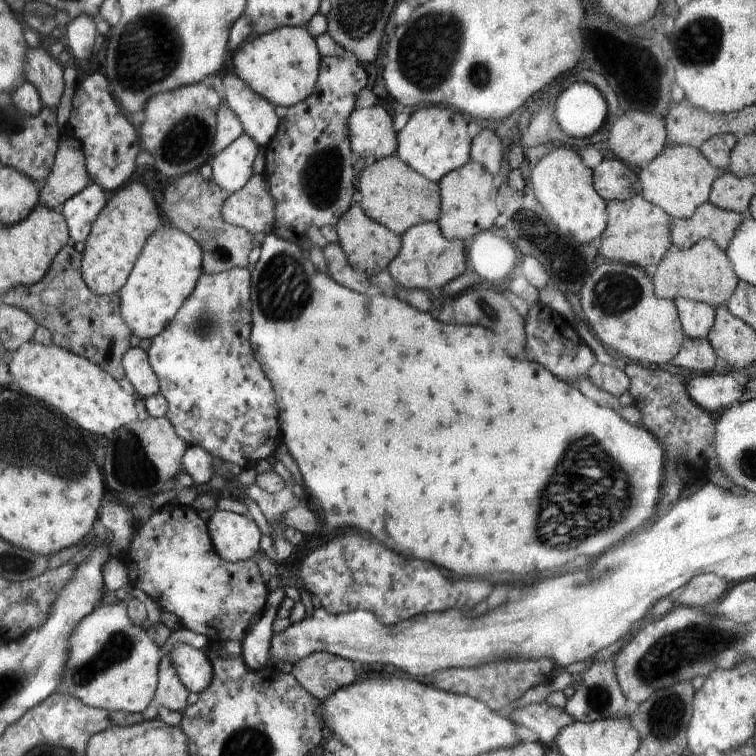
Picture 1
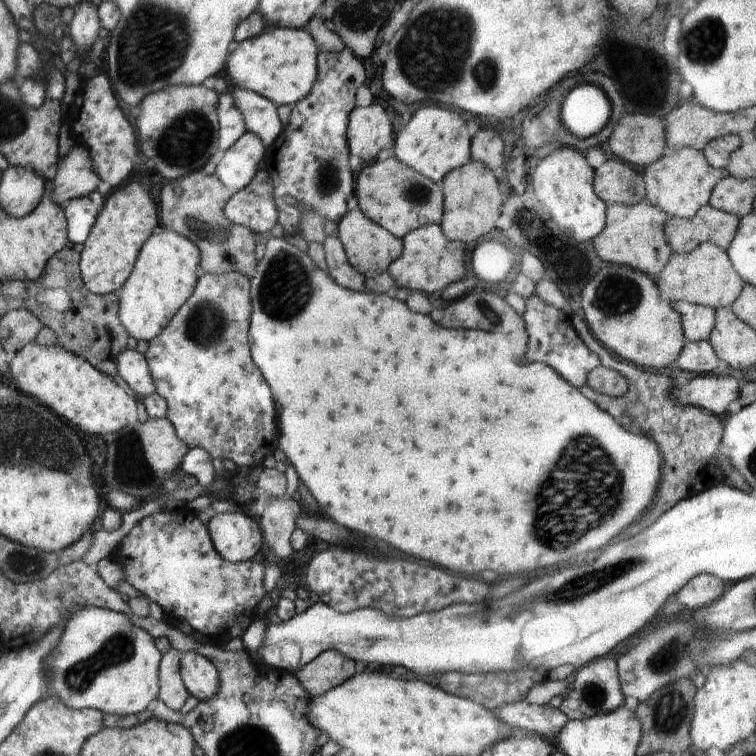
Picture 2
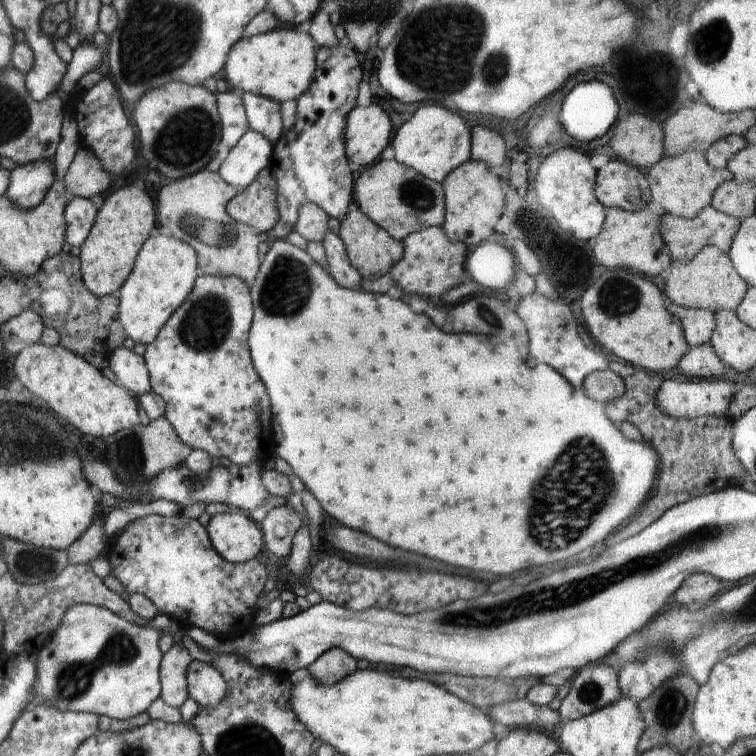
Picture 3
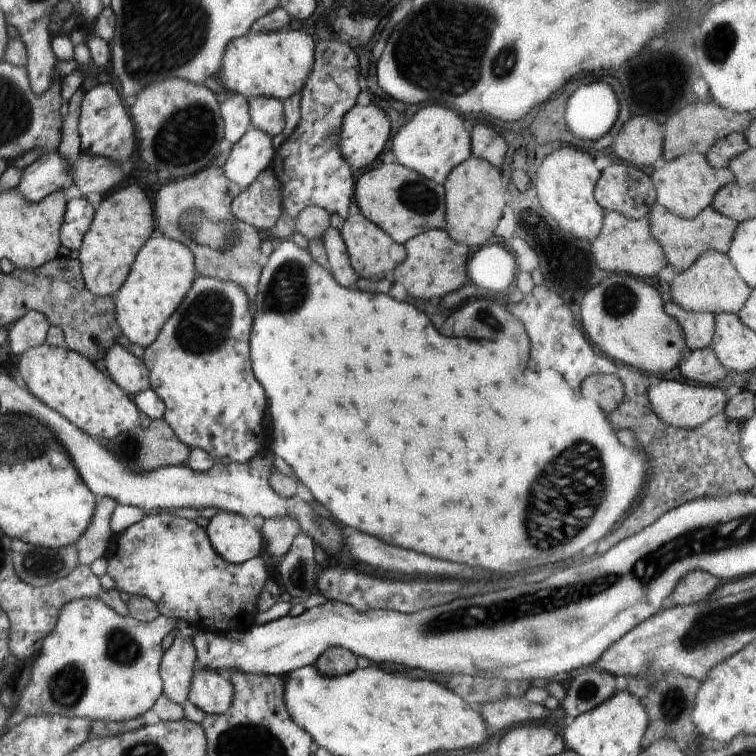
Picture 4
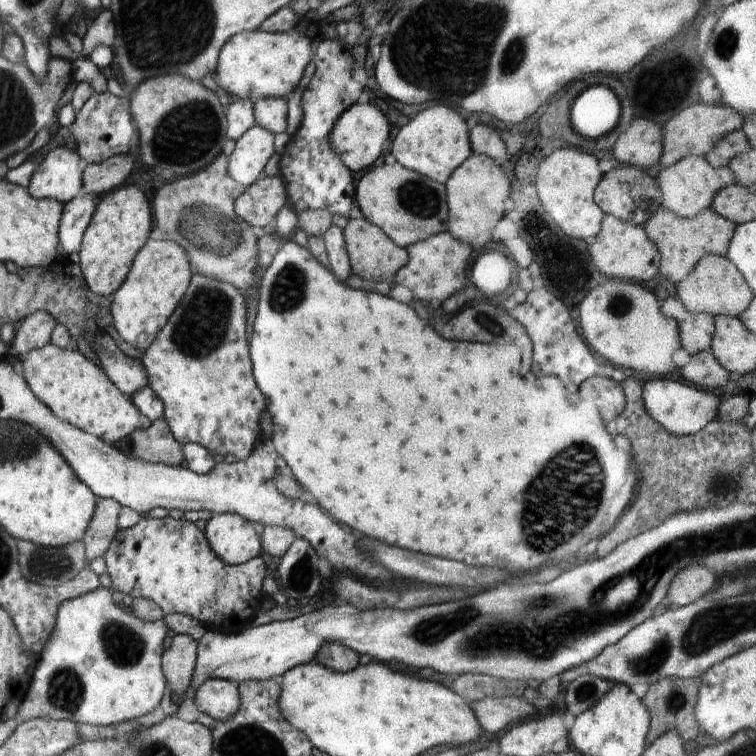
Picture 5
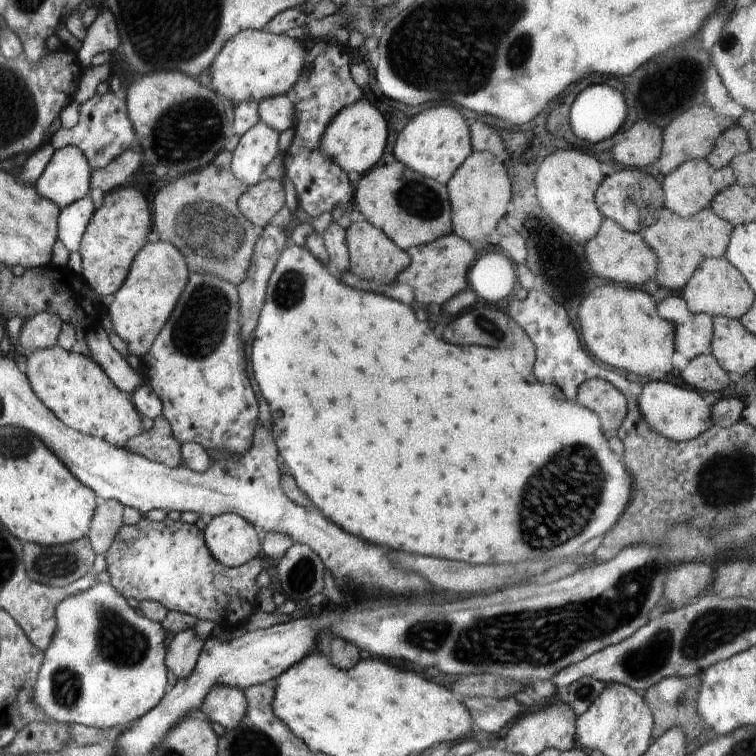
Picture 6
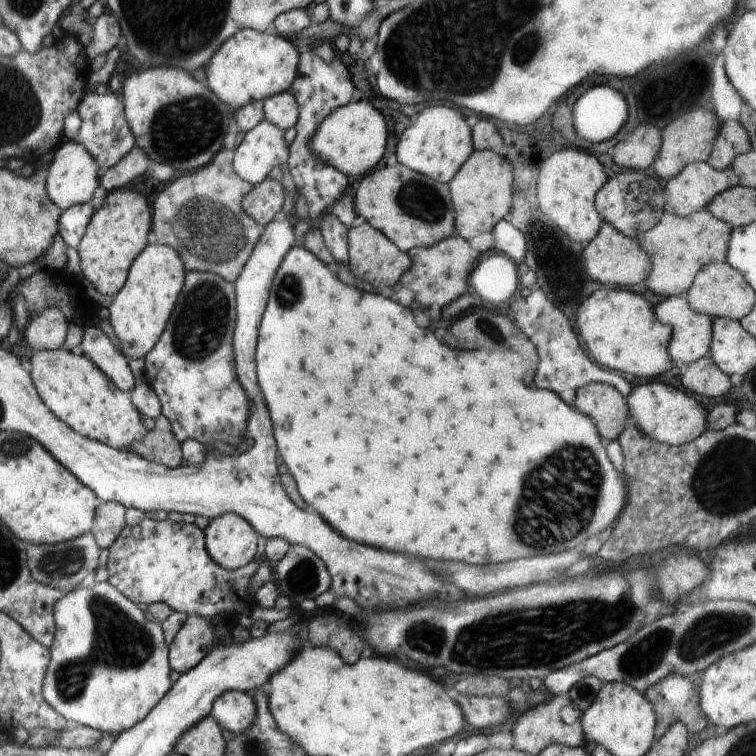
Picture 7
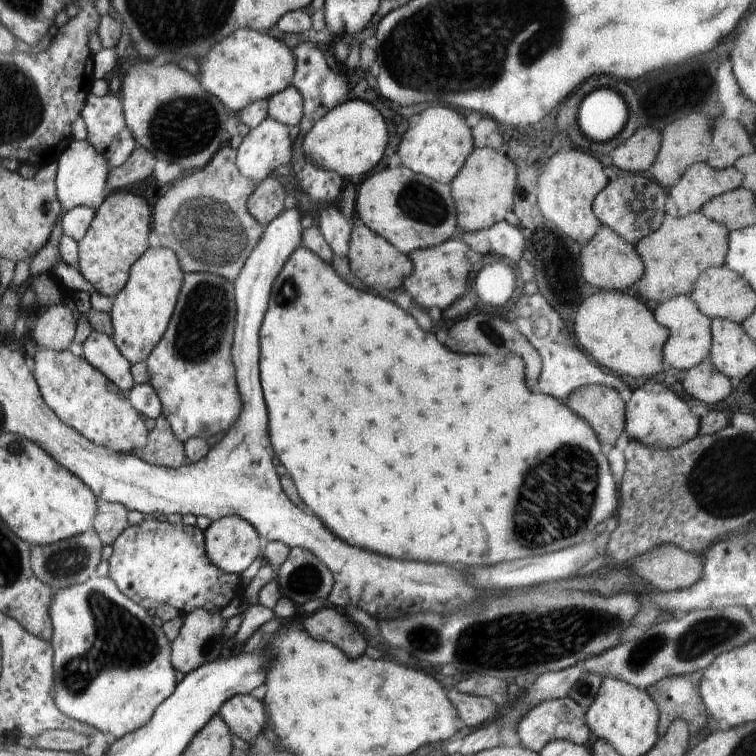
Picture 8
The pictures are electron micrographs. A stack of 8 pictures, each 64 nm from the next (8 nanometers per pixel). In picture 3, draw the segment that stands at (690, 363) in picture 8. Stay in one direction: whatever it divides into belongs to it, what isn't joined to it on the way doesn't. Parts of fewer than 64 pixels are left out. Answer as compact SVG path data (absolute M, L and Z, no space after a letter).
M667 301L671 314L680 318L686 343L689 346L701 346L709 343L715 328L715 312L700 308L691 308Z

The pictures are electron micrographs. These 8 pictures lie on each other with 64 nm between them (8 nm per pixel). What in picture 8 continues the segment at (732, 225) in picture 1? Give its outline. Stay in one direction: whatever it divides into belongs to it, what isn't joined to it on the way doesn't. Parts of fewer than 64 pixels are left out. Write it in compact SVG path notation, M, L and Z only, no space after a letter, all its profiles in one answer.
M700 211L678 218L665 214L658 230L635 245L636 253L645 267L643 278L639 281L638 294L644 300L658 303L681 295L690 297L696 280L704 270L725 265L728 238L726 226L705 218Z

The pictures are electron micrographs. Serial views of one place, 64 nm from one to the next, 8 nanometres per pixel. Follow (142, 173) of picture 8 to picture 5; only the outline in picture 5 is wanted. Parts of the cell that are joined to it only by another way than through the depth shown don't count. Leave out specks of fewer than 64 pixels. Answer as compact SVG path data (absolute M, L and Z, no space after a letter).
M135 155L114 156L96 164L87 164L82 170L82 190L86 194L105 194L122 186L134 168Z

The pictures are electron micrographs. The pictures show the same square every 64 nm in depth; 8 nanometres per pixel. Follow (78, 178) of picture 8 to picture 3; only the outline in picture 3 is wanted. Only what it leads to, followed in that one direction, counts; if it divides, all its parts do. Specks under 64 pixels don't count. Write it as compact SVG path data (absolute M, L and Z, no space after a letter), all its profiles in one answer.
M34 162L16 166L10 170L6 198L10 198L22 210L32 210L47 197L55 184L54 162Z

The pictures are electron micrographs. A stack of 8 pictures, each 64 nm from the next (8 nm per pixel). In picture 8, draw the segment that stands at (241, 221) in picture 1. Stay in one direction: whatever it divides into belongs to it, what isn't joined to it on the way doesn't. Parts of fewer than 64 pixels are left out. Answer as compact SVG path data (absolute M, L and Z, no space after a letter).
M272 175L257 184L246 200L246 210L262 226L266 227L285 210L285 186Z

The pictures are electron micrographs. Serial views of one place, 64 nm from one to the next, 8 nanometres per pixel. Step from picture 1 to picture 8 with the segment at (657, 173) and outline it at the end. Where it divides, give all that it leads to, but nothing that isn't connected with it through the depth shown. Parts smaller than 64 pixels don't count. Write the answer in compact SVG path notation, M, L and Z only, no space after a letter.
M707 163L690 166L680 181L666 190L678 207L680 217L698 213L706 202L717 195L738 189L743 175L736 168L712 169Z

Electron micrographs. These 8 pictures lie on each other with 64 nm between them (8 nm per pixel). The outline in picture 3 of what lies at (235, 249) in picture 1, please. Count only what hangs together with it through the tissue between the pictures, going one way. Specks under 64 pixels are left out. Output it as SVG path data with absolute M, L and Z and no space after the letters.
M200 170L166 184L158 194L157 227L181 242L190 244L198 254L199 274L238 276L252 287L261 264L258 246L262 236L254 228L232 220L226 212L228 202L239 189L226 184L220 174Z

